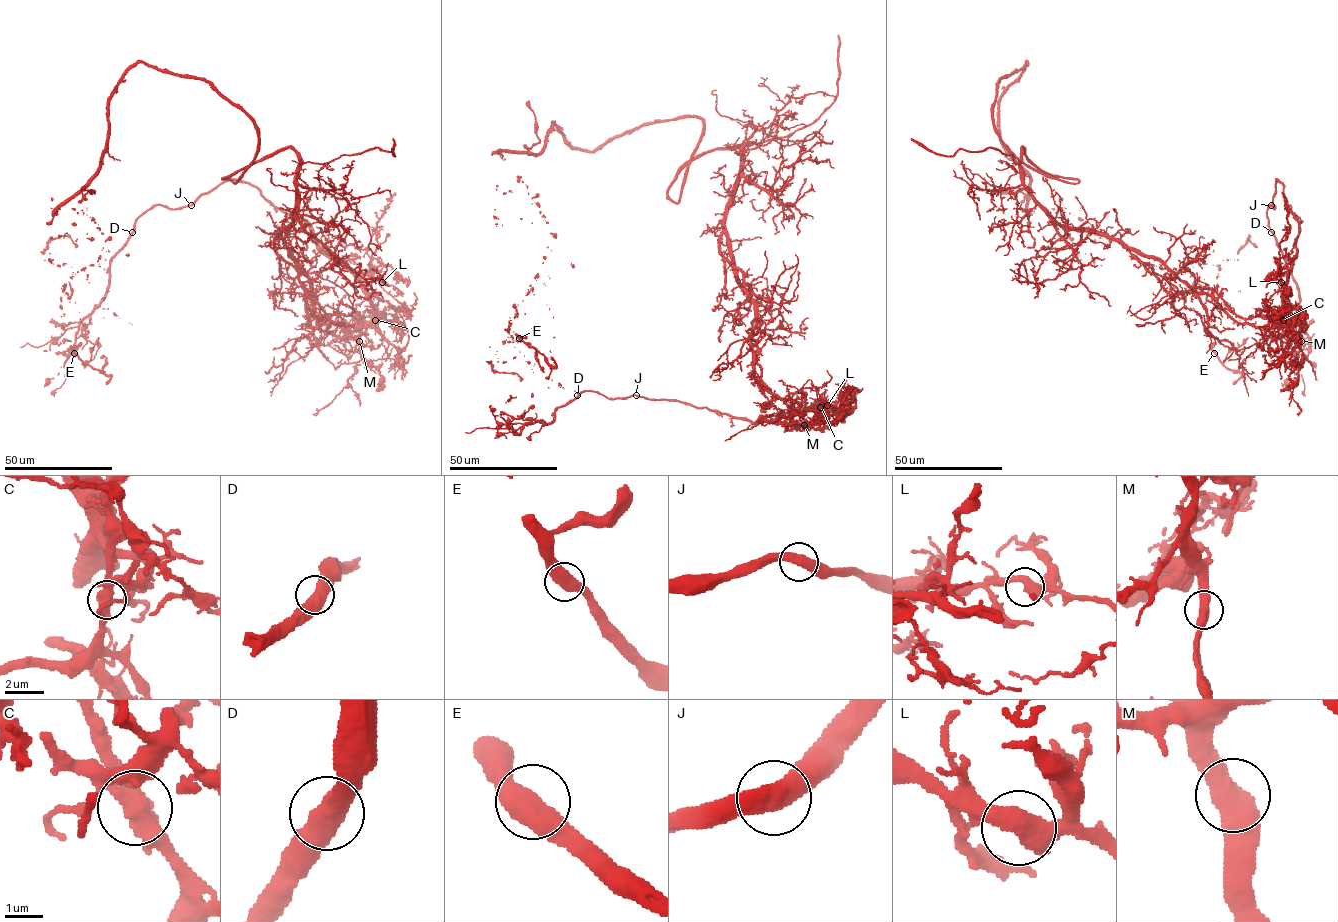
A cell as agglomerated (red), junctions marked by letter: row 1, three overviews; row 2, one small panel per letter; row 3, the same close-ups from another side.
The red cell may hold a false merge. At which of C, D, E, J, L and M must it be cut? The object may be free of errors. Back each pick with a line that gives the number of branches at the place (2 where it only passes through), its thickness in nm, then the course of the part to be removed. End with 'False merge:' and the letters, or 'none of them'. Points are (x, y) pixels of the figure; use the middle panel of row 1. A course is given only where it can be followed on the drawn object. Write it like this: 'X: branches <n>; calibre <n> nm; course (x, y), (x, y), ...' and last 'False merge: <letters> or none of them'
C: branches 2; calibre 500 nm; course (820, 407), (751, 423), (680, 401), (583, 391), (559, 406), (551, 423), (526, 423), (519, 434), (490, 405)
False merge: C

